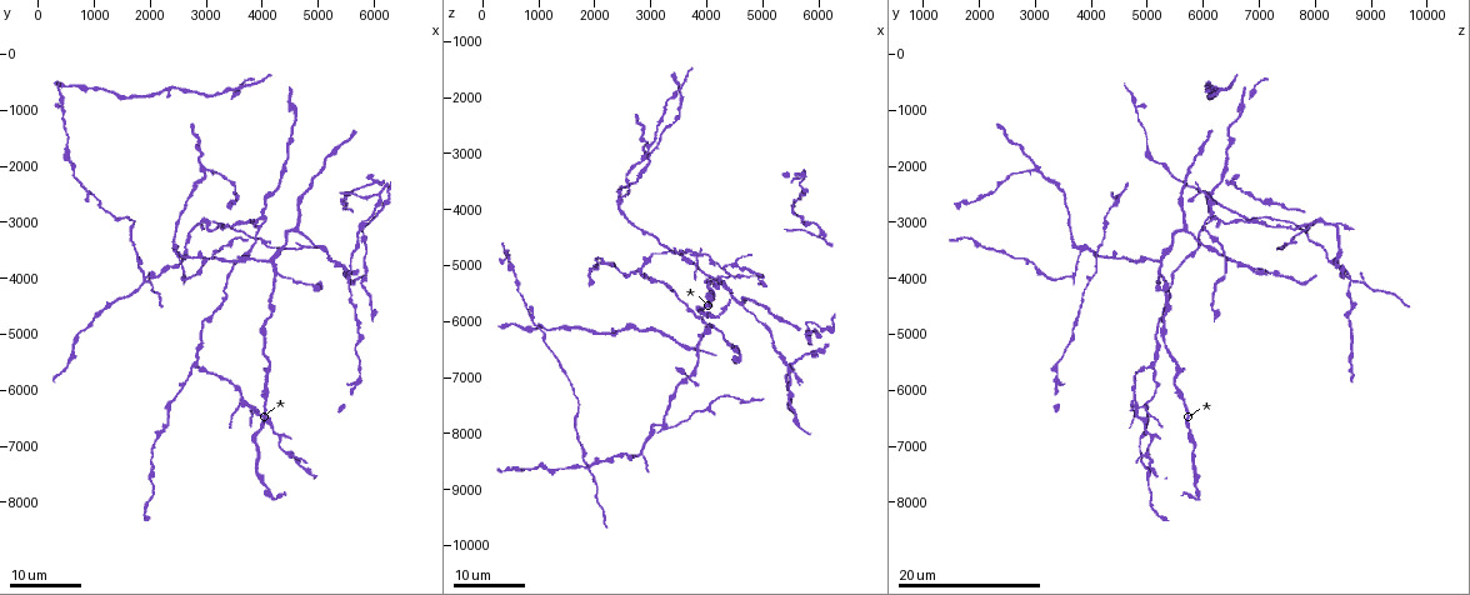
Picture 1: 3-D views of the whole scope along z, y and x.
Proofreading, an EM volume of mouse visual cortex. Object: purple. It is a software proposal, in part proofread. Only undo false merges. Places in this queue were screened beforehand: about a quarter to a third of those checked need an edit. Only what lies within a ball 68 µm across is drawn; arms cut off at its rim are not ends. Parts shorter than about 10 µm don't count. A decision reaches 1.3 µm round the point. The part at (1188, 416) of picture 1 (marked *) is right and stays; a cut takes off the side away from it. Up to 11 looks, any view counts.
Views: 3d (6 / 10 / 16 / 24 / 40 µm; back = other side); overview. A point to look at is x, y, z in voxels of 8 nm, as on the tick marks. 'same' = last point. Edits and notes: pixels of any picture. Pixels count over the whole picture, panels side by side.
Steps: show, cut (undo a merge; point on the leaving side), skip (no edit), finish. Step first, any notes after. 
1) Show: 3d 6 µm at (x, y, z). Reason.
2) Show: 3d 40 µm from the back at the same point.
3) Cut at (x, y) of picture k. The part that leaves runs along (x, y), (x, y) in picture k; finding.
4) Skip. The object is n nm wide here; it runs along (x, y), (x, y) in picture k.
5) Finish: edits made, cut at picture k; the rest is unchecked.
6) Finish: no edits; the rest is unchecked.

Show: 3d 16 µm at (3000, 2100, 3000).

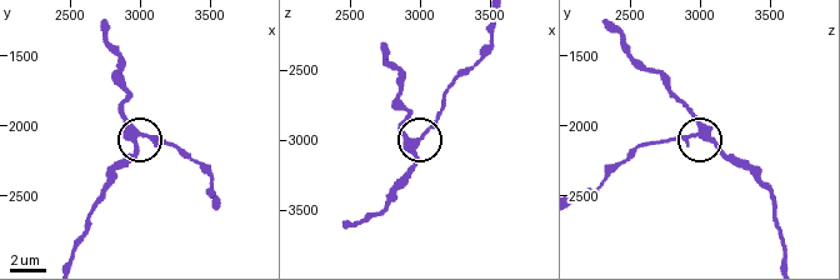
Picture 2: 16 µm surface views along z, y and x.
Show: 3d 6 µm at (3000, 2040, 3020). Closer look.

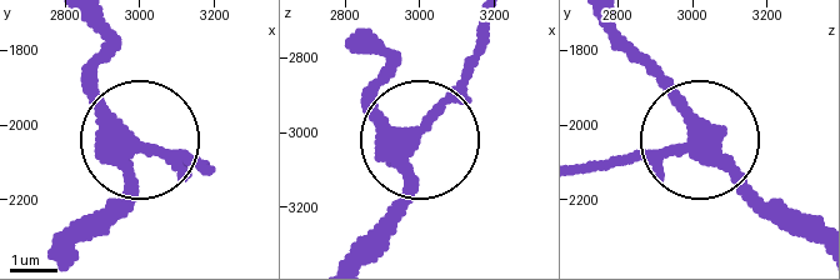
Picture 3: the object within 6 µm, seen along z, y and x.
Skip. It runs along (69, 255), (129, 184), (133, 135), (96, 88), (93, 56) in picture 3; continuous, no second cell.

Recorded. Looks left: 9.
Show: 3d 16 µm at (2400, 3450, 3800). A fork.

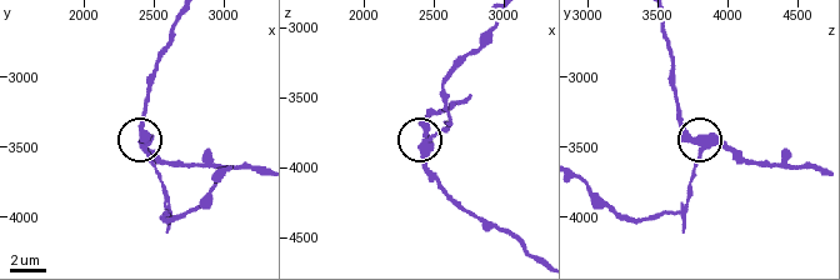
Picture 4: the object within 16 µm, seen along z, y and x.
Show: 3d 6 µm at (2440, 3500, 3820).

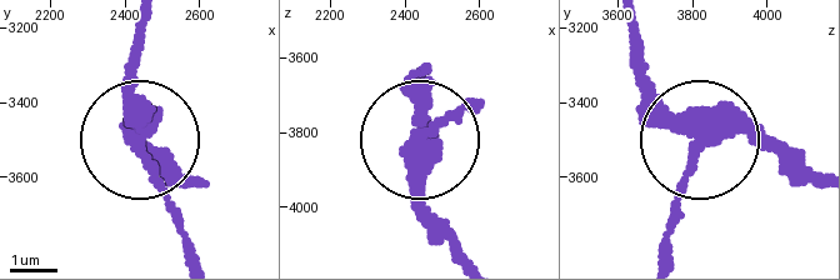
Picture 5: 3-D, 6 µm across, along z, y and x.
Cut at (179, 215) of picture 5. 3 arms meet here; a second cell is stuck on.

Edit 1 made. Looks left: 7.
Show: overview. See it whole again.

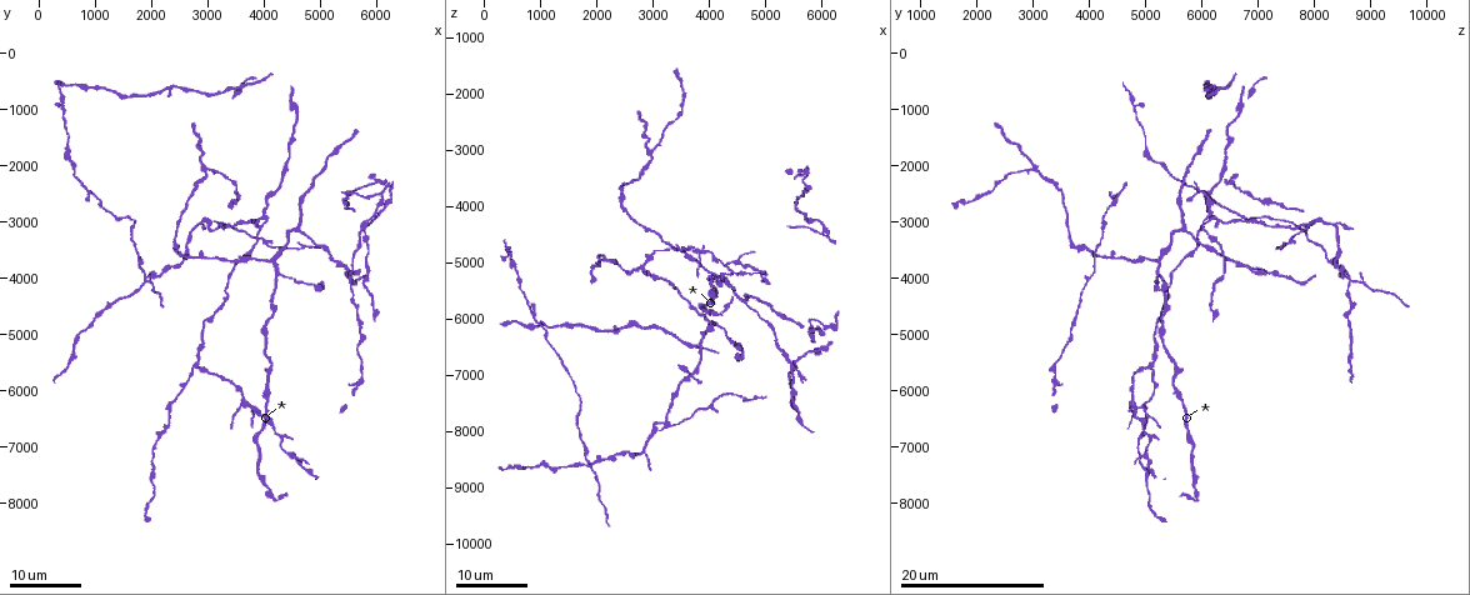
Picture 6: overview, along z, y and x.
Show: 3d 16 µm at (3250, 3050, 7900). Four arms meet.

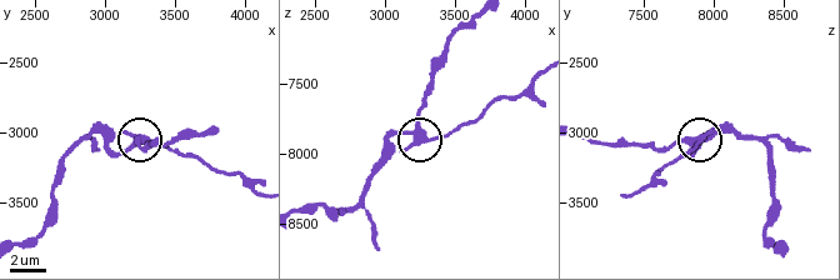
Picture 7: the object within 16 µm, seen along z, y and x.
Show: 3d 6 µm at (3320, 3020, 7920). Zoom in.

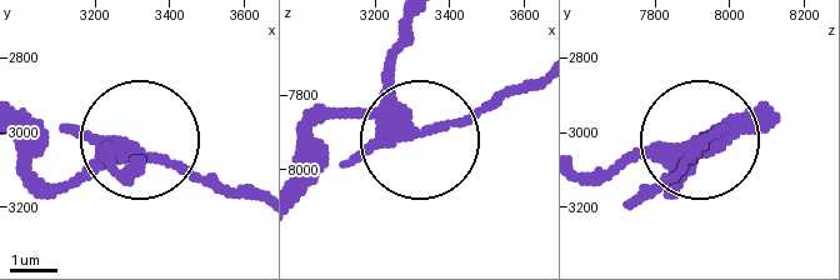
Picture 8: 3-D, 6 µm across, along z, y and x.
Cut at (185, 173) of picture 8. The part that leaves runs along (120, 153), (248, 188) in picture 8; a second cell is stuck on.

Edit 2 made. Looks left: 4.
Show: 3d 16 µm at (3850, 6350, 4800). Two arms in line, one across.

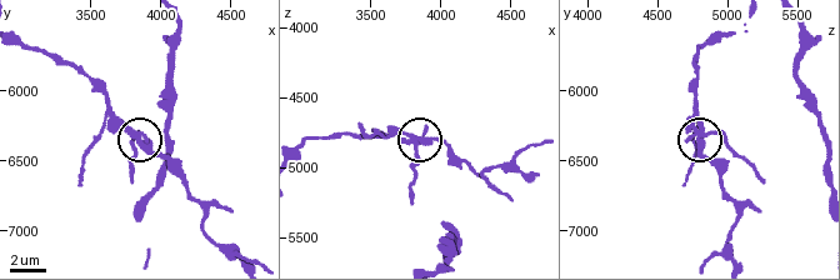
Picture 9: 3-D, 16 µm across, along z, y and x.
Show: 3d 6 µm at (3800, 6300, 4780). Closer look.

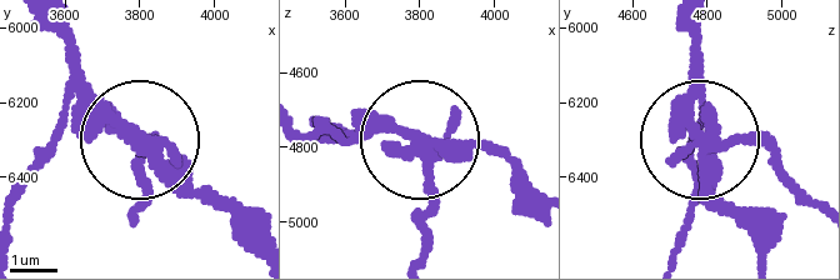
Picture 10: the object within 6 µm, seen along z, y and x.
Skip. The side arm is 28 µm long; all the same cell.

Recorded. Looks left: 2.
Show: 3d 24 µm at (1900, 4000, 8600). Looks like a crossing.

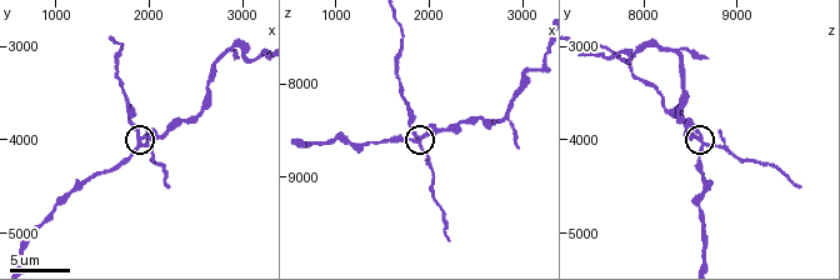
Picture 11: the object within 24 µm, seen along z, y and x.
Show: 3d 6 µm at (1900, 4000, 8600).

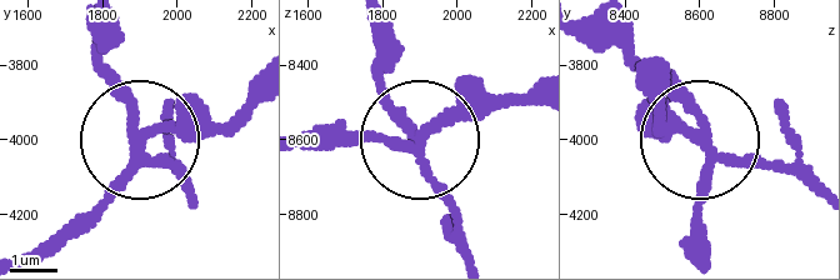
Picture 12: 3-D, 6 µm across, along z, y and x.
Cut at (111, 88) of picture 12. 4 arms meet here; the part that leaves runs along (133, 140), (93, 25) in picture 12; two cells meet here.

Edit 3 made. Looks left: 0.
Finish: edits made, cut at picture 5, cut at picture 8, cut at picture 12; the rest is unchecked.

